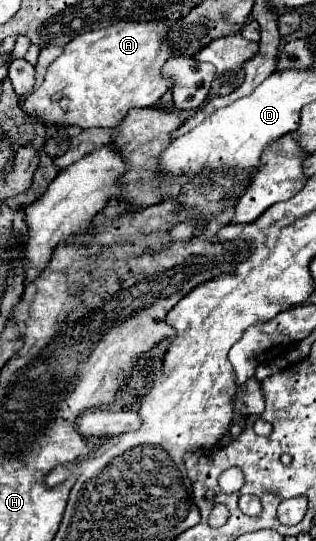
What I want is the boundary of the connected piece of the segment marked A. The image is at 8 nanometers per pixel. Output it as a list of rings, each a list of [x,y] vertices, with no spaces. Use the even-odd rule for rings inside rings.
[[[160,19],[160,21],[150,21],[150,23],[122,23],[122,21],[118,21],[118,23],[112,23],[110,27],[88,31],[88,33],[82,33],[82,35],[74,37],[64,47],[62,55],[48,67],[44,83],[30,95],[30,99],[24,99],[22,111],[28,113],[28,115],[34,115],[34,117],[42,117],[44,121],[48,121],[52,125],[80,125],[82,129],[88,129],[88,127],[116,127],[126,117],[126,113],[130,109],[134,109],[134,107],[154,107],[154,103],[172,87],[172,79],[168,79],[168,77],[162,75],[162,67],[172,57],[172,51],[174,51],[174,47],[170,47],[170,41],[168,41],[168,33],[170,33],[172,25],[174,25],[174,21],[170,21],[170,19]],[[60,101],[66,103],[66,111],[60,107]]]

